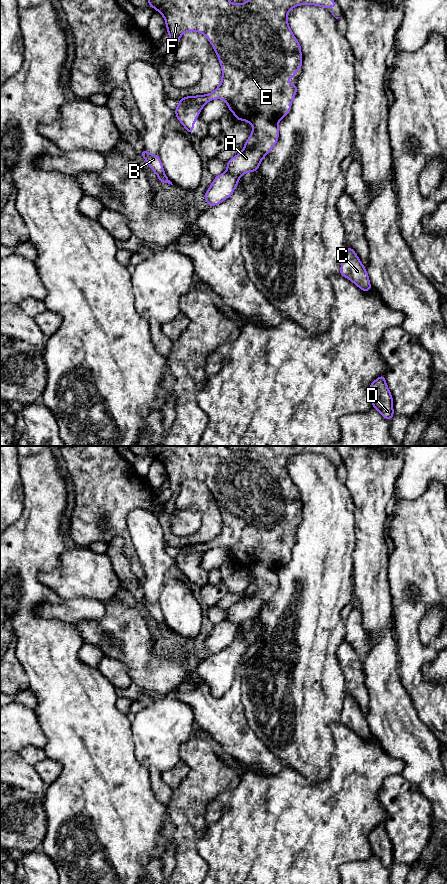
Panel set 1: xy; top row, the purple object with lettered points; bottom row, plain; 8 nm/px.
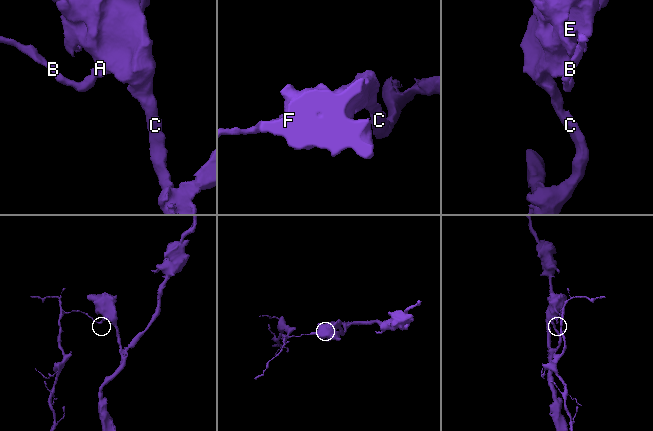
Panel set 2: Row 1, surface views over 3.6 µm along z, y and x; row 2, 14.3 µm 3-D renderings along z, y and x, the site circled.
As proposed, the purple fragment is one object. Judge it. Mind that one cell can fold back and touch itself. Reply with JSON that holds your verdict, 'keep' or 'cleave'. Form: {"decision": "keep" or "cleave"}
{"decision": "cleave"}

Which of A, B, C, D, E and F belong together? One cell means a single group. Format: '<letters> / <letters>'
A C D E F / B

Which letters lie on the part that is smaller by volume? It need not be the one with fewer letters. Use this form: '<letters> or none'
B

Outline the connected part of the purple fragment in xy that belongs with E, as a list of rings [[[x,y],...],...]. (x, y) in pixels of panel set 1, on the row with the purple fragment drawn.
[[[148,0],[148,6],[159,11],[164,17],[167,33],[170,36],[169,41],[172,45],[179,44],[183,33],[196,31],[204,34],[214,48],[222,69],[220,85],[210,94],[179,99],[175,116],[191,135],[195,120],[205,104],[213,99],[223,99],[237,120],[249,122],[253,130],[244,143],[244,149],[227,161],[227,171],[237,178],[247,172],[258,170],[262,159],[278,141],[278,123],[291,110],[291,104],[297,92],[297,84],[289,84],[286,80],[296,76],[296,68],[301,71],[302,54],[301,46],[289,27],[287,15],[293,7],[306,4],[329,9],[335,7],[337,2],[335,0],[248,0],[244,3],[234,4],[229,0]]]

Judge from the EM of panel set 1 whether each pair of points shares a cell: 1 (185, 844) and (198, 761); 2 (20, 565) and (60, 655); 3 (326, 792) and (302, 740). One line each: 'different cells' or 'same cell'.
1: same cell
2: same cell
3: different cells

